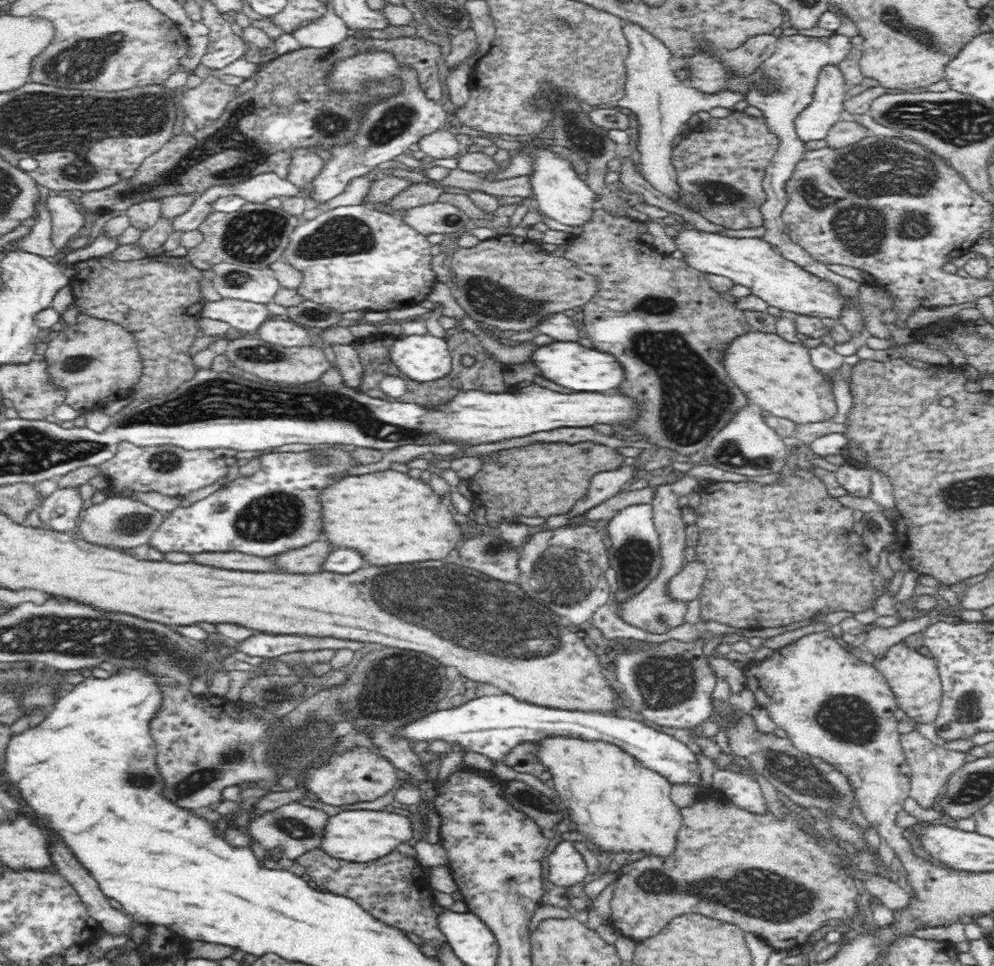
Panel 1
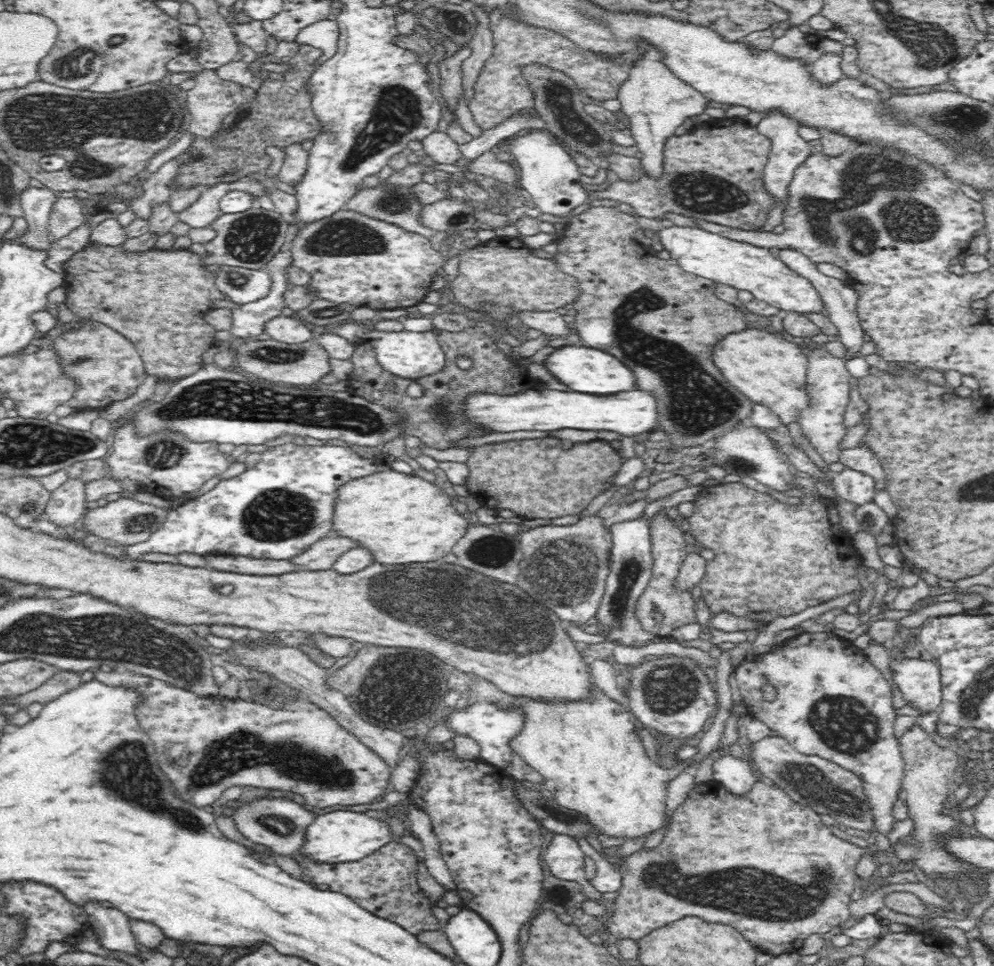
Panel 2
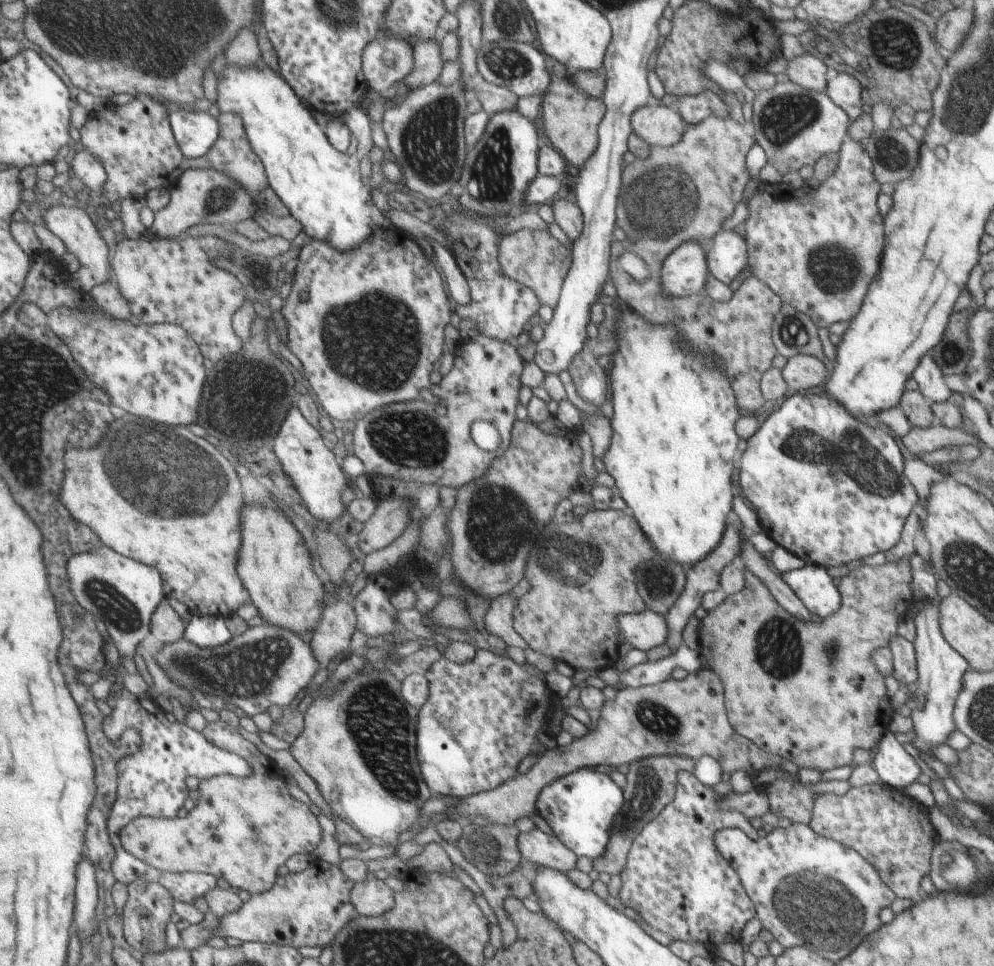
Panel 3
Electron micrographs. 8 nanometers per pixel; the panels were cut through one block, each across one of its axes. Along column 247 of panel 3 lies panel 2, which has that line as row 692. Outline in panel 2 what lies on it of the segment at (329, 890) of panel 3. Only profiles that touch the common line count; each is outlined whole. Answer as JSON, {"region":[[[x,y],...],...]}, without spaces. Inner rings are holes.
{"region":[[[903,658],[891,661],[893,681],[903,693],[903,698],[921,713],[932,712],[938,709],[942,702],[942,685],[939,665],[926,659]]]}

